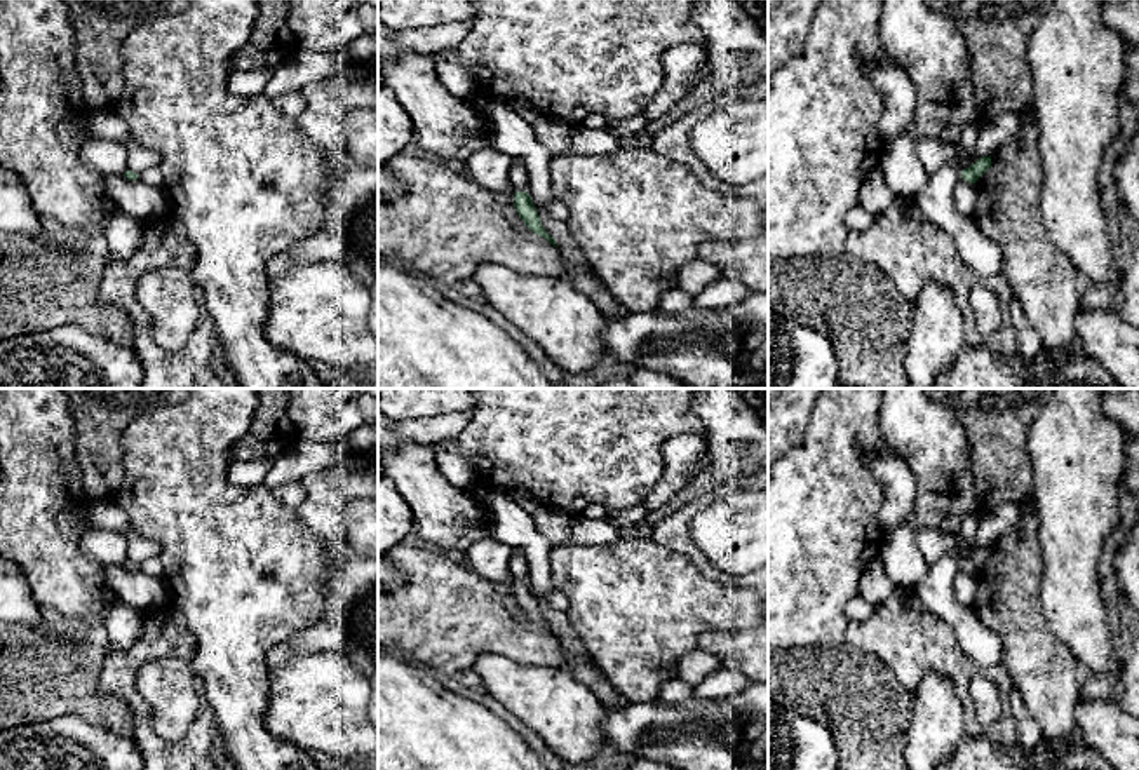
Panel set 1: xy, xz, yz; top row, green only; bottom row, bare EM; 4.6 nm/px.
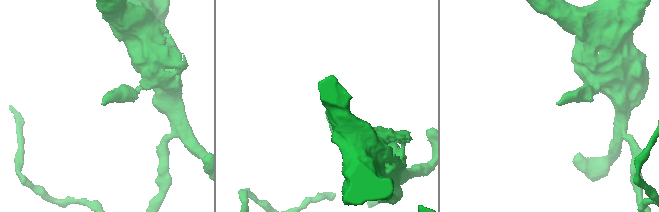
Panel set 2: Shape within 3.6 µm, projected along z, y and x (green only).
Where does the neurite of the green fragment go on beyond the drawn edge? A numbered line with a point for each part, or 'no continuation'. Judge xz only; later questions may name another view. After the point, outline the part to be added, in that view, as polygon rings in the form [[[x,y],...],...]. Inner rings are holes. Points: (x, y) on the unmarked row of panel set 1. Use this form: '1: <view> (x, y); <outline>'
1: xz (518, 567); [[[514,550],[512,557],[509,559],[509,571],[516,582],[526,582],[528,580],[528,561],[524,559],[522,554],[517,554]]]

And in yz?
1: yz (936, 589); [[[944,554],[914,589],[928,611],[951,624],[960,646],[984,672],[1005,669],[1000,638],[979,620],[972,606],[961,605],[954,596],[953,584],[960,570],[961,561]]]

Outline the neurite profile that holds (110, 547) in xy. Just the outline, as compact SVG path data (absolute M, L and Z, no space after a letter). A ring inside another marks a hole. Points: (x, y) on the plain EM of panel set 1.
M91 528L80 545L87 556L103 564L124 566L127 561L127 540L118 531Z

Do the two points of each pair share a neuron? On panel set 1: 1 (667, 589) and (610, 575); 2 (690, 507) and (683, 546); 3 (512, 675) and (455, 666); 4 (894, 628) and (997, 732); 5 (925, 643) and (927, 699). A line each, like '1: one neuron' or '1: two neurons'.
1: one neuron
2: one neuron
3: two neurons
4: one neuron
5: two neurons

